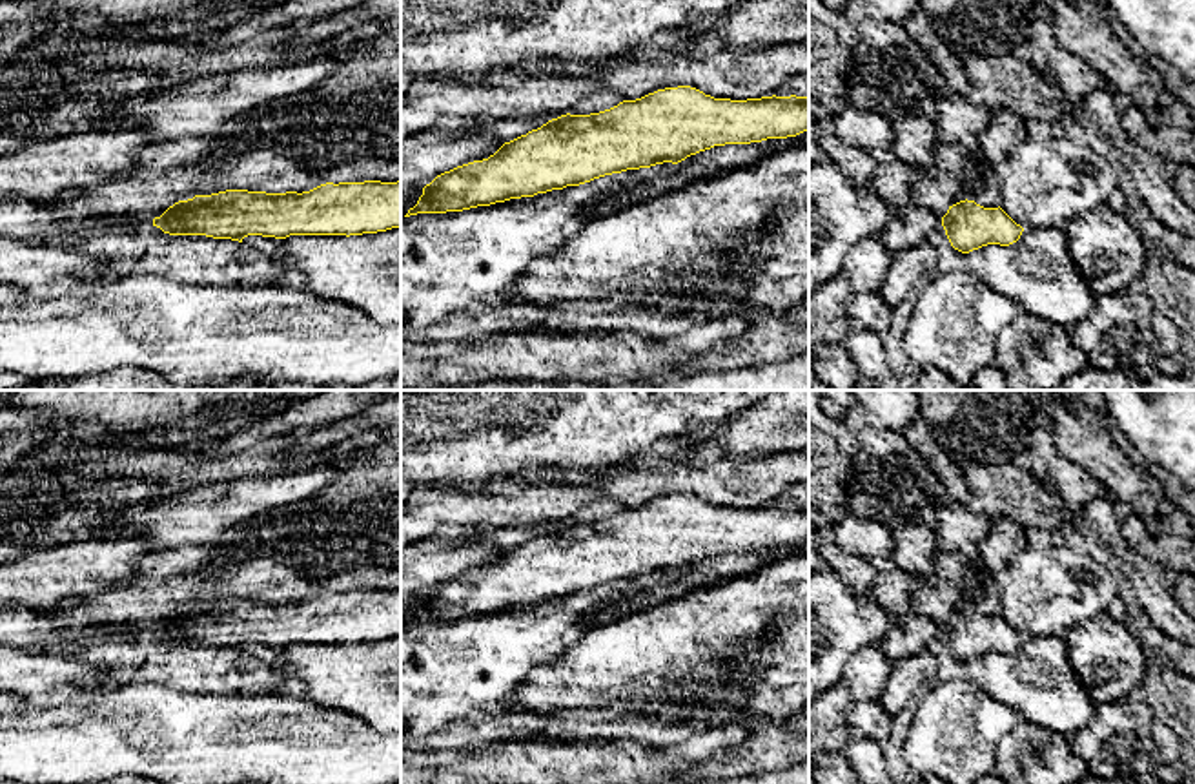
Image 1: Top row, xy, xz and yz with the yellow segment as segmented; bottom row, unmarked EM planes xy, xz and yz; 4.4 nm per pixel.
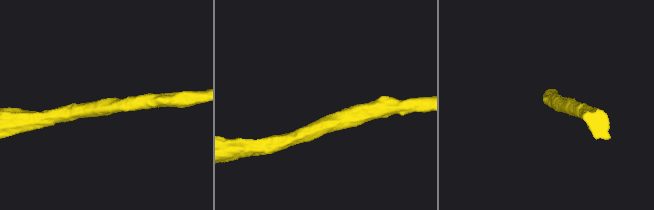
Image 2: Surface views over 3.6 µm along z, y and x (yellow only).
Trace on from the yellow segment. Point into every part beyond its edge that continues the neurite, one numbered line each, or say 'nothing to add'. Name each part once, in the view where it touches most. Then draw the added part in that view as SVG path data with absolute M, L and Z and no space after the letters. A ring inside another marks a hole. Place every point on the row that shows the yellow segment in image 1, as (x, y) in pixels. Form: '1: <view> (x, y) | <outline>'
nothing to add

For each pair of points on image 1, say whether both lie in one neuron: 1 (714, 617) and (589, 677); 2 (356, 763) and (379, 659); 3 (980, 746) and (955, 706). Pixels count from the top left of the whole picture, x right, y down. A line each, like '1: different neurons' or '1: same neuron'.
1: same neuron
2: different neurons
3: same neuron

